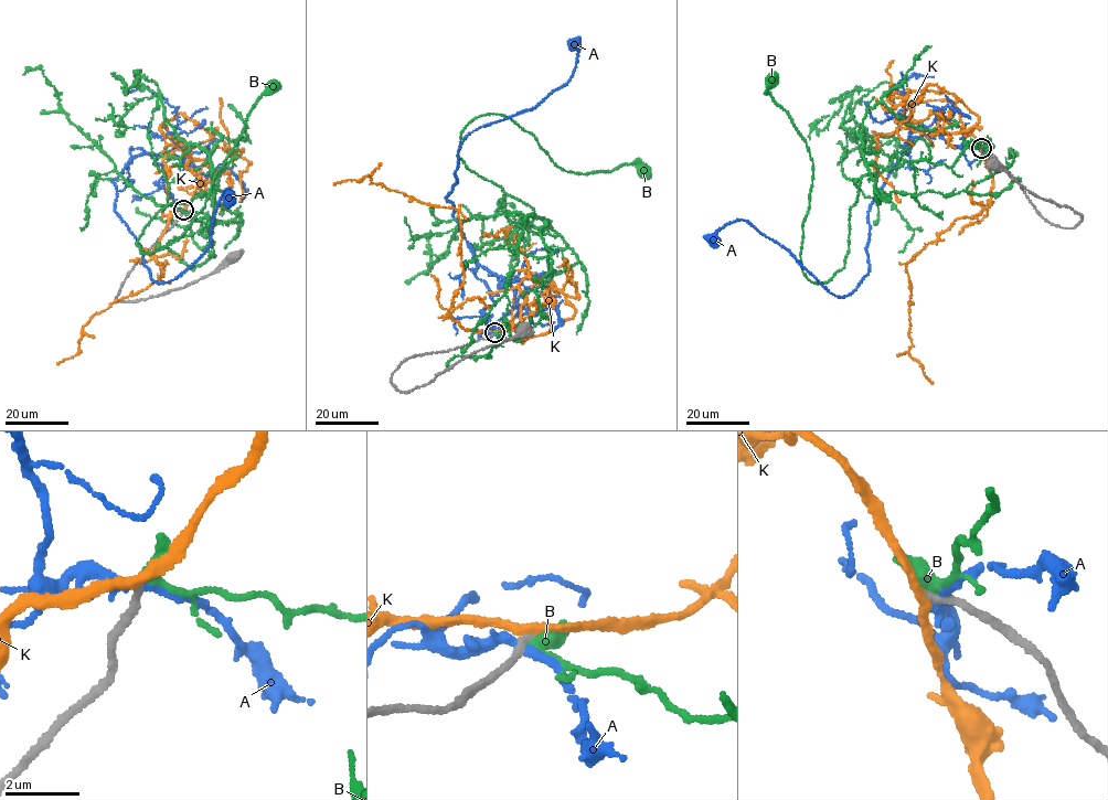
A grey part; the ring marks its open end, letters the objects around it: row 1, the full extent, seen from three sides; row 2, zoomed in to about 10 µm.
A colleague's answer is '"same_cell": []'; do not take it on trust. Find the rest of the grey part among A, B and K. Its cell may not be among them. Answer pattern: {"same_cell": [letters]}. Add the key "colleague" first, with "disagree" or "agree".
{"colleague": "disagree", "same_cell": ["K"]}

